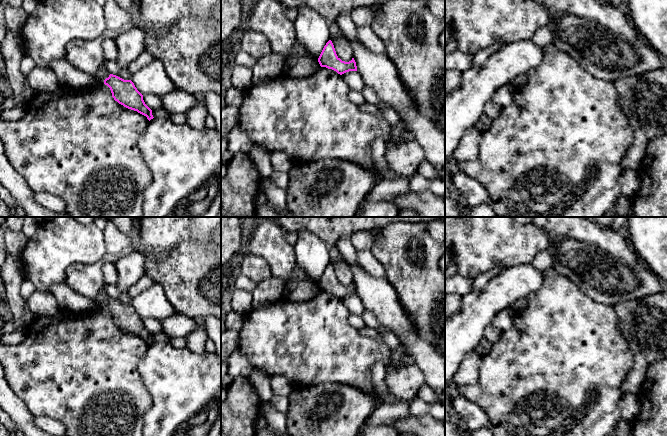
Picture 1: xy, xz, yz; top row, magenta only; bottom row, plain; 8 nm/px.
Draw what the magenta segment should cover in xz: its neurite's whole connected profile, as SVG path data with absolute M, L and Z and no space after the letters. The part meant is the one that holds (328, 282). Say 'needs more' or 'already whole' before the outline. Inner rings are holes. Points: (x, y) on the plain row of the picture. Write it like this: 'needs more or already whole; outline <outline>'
already whole; outline M329 264L324 270L318 286L321 291L326 291L336 295L338 298L342 299L349 295L357 295L357 290L354 282L351 285L342 285L336 278L334 269L331 264Z

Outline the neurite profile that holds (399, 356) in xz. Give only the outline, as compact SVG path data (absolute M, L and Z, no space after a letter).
M403 342L400 343L396 350L392 350L391 353L391 364L393 366L398 366L401 364L411 363L411 357L407 352L407 348Z

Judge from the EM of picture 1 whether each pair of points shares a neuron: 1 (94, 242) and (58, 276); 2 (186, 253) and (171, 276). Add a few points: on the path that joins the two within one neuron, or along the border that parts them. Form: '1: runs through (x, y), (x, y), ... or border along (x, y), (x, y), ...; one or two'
1: runs through (83, 243), (61, 265); one
2: runs through (186, 259), (177, 270); one

